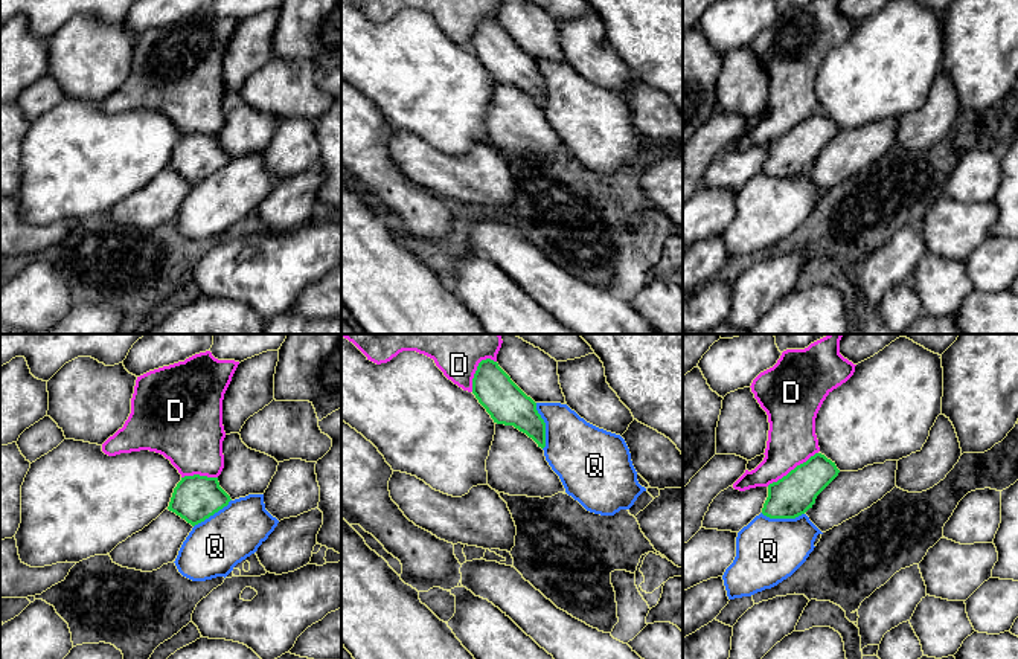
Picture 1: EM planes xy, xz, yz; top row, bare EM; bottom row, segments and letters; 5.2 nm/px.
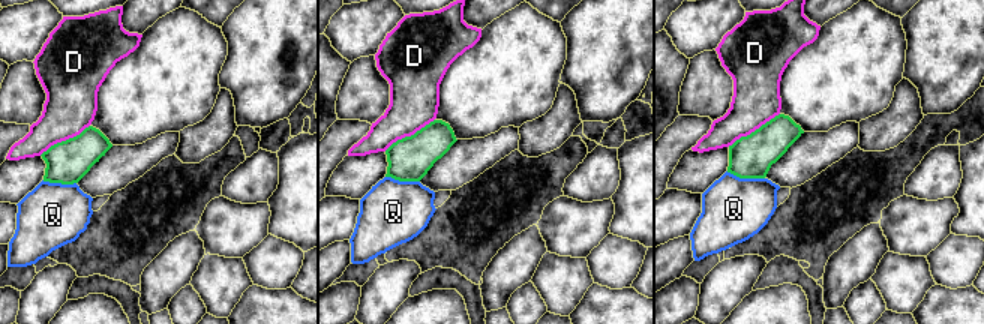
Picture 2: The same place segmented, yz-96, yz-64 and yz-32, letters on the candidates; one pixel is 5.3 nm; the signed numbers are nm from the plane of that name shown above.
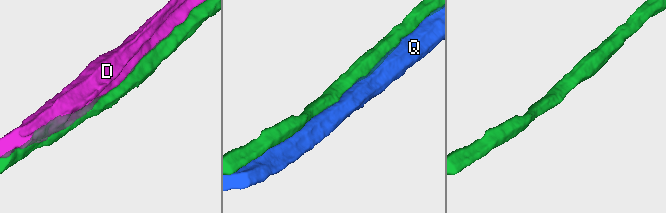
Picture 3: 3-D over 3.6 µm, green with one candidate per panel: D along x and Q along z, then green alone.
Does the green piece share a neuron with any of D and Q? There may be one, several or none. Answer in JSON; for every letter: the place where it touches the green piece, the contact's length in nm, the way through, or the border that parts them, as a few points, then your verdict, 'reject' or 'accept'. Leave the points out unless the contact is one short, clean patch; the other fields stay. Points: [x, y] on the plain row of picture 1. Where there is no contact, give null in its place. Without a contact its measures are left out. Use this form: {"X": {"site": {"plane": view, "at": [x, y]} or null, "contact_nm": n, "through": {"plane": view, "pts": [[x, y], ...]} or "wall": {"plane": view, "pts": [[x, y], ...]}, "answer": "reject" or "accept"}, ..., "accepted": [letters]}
{"D": {"site": {"plane": "yz", "at": [791, 128]}, "contact_nm": 320, "answer": "reject"}, "Q": {"site": {"plane": "xz", "at": [544, 84]}, "contact_nm": 260, "answer": "reject"}, "accepted": []}

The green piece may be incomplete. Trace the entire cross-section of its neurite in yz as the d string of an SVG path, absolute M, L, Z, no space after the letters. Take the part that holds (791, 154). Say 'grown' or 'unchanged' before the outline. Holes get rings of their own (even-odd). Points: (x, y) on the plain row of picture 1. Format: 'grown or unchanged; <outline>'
grown; M815 111L786 134L768 143L762 172L796 177L806 172L826 191L858 174L896 145L898 119L840 130L831 117Z

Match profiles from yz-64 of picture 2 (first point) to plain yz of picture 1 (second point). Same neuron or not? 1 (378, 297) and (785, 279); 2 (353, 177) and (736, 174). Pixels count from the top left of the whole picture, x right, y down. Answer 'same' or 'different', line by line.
1: same
2: same

